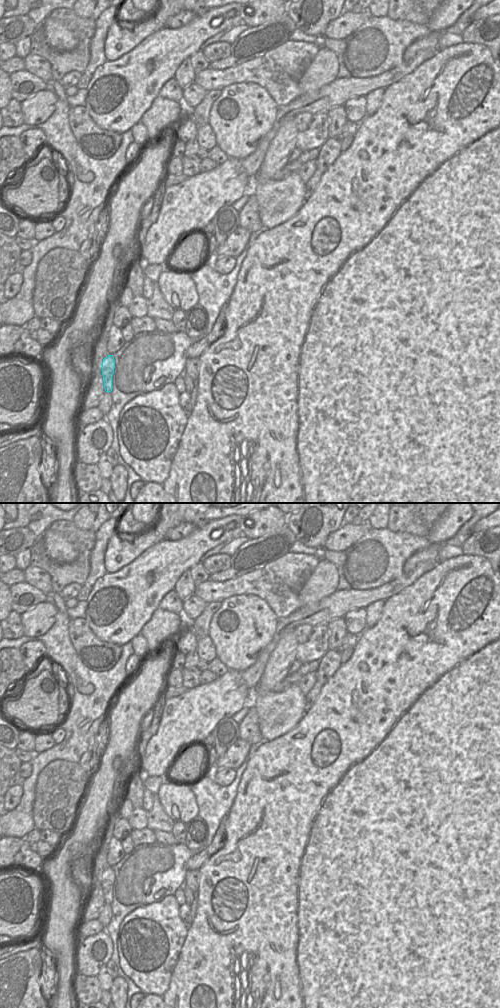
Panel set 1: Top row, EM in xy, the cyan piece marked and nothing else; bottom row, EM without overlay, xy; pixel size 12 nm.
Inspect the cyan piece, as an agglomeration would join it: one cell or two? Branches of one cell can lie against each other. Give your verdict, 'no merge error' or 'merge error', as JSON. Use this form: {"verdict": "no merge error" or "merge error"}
{"verdict": "merge error"}

